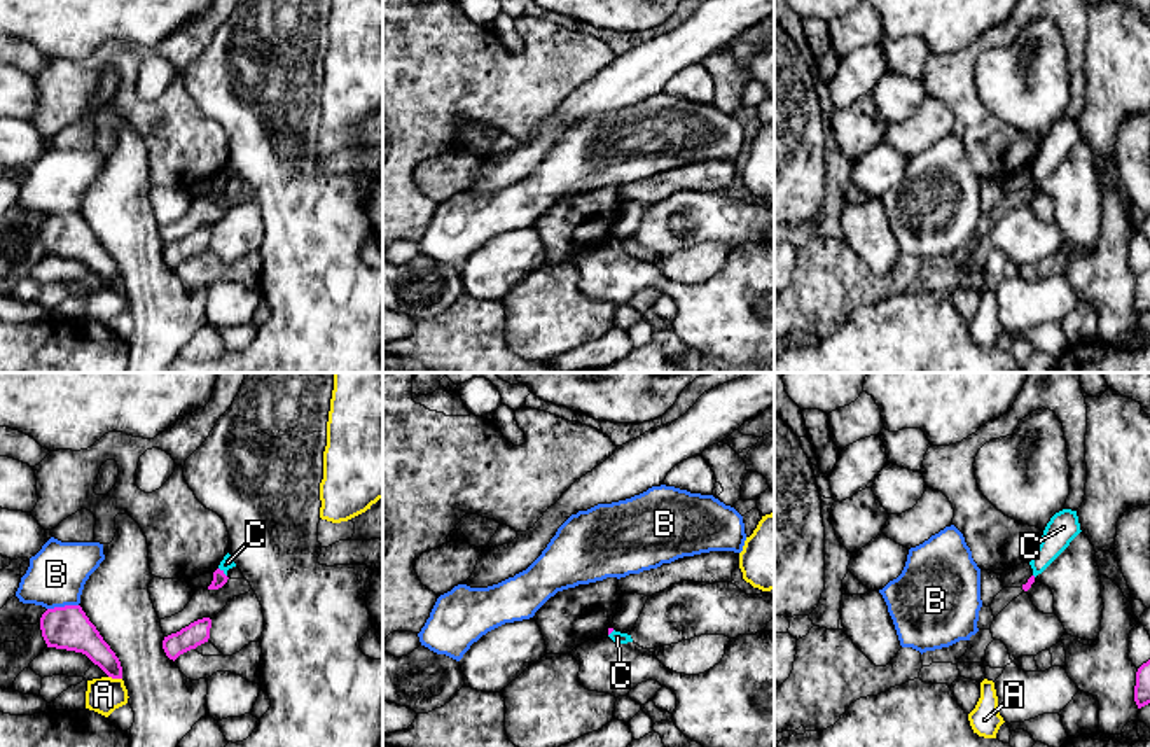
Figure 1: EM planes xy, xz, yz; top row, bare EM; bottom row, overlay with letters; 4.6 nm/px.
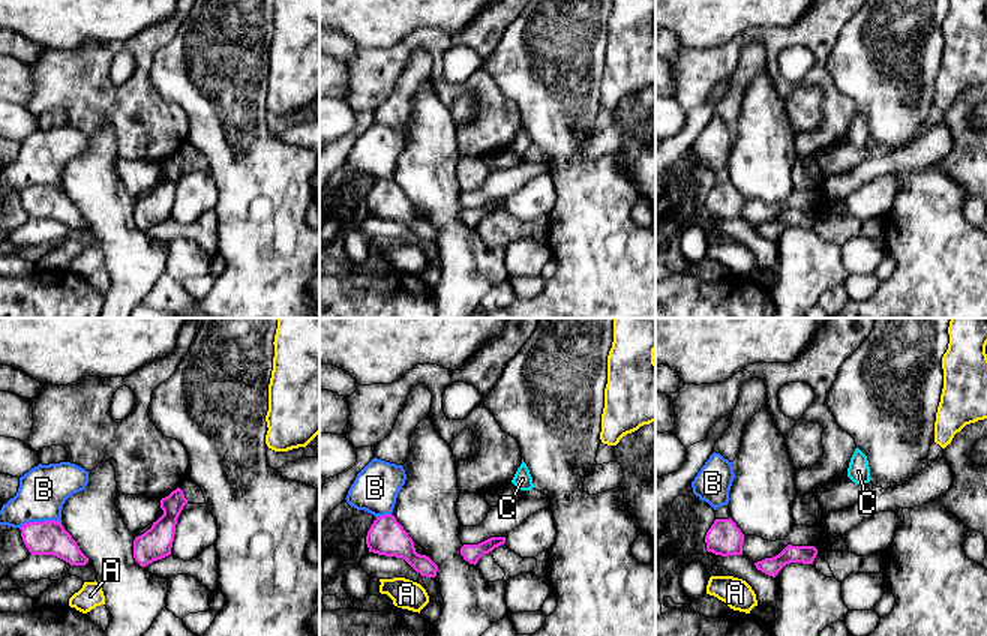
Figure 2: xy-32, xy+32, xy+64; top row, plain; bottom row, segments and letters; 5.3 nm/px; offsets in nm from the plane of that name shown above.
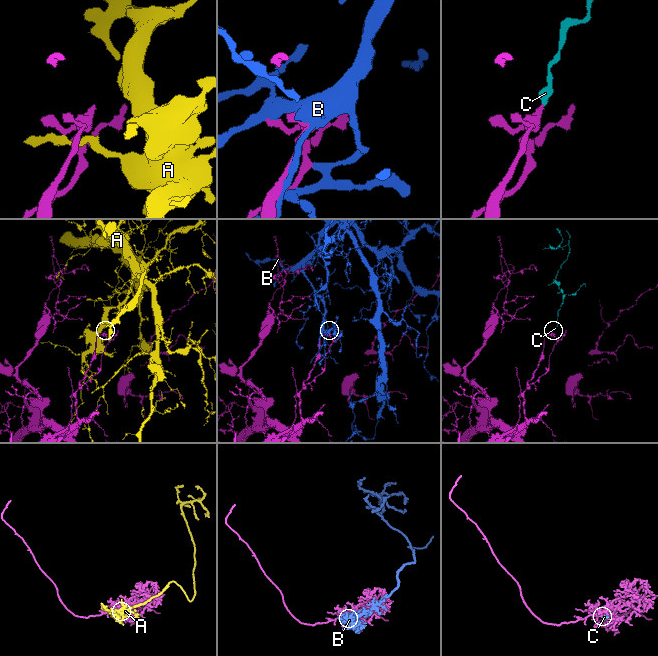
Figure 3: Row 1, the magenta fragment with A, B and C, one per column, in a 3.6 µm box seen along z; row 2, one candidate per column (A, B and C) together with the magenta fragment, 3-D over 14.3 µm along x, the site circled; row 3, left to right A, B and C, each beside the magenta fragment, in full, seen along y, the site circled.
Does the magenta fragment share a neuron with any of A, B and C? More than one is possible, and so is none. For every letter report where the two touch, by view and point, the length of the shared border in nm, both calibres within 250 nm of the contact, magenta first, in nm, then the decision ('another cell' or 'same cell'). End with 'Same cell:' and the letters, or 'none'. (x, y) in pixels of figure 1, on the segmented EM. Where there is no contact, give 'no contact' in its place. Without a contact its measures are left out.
A: xy (116, 677) | 70 nm | 160/160 nm | another cell
B: xy (62, 607) | 150 nm | 200/260 nm | another cell
C: xy (222, 572) | 60 nm | 60/60 nm | same cell
Same cell: C

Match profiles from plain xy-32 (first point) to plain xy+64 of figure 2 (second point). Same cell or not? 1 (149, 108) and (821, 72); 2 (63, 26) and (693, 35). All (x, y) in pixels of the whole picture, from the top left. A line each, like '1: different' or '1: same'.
1: same
2: same

